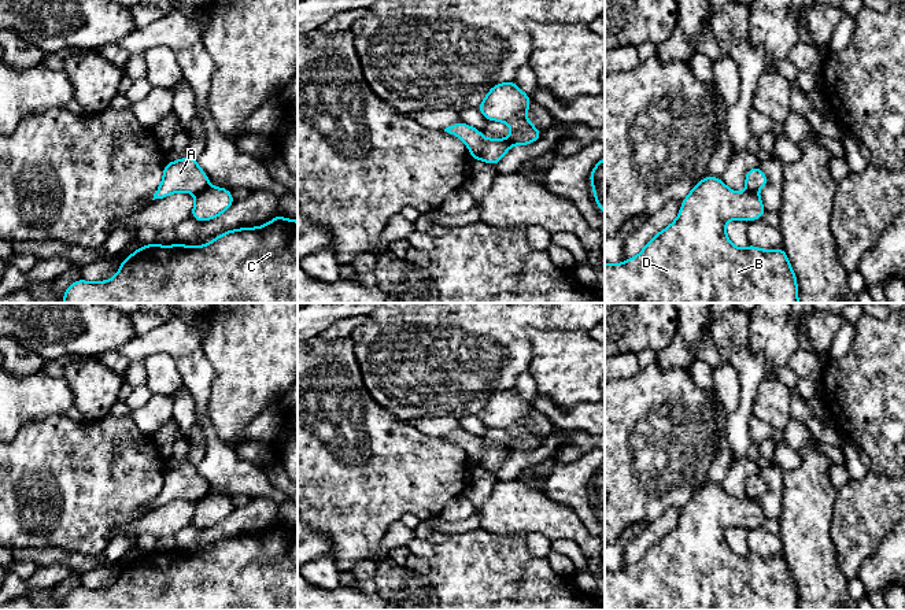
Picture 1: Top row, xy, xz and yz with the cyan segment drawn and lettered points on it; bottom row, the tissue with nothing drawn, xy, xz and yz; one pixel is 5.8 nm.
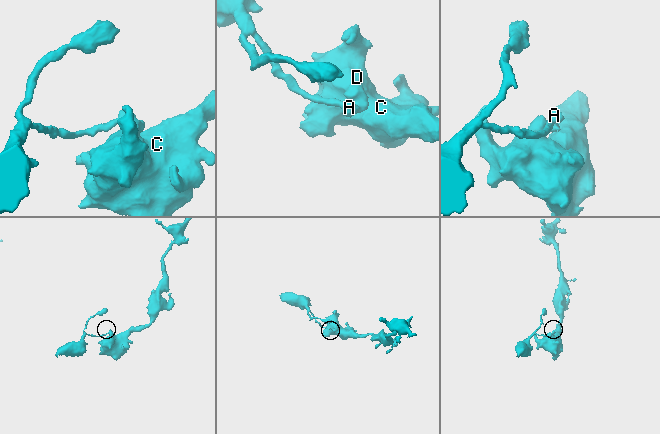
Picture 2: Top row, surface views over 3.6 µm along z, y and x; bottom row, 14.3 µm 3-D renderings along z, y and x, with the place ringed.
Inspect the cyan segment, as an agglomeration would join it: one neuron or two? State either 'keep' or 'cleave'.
cleave

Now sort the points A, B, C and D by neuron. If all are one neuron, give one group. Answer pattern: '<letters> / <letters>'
A / B C D

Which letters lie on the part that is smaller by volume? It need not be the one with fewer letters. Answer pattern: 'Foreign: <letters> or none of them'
Foreign: A

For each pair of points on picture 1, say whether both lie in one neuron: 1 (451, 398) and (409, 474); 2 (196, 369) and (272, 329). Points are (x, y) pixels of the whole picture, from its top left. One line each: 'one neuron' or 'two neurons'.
1: two neurons
2: two neurons

